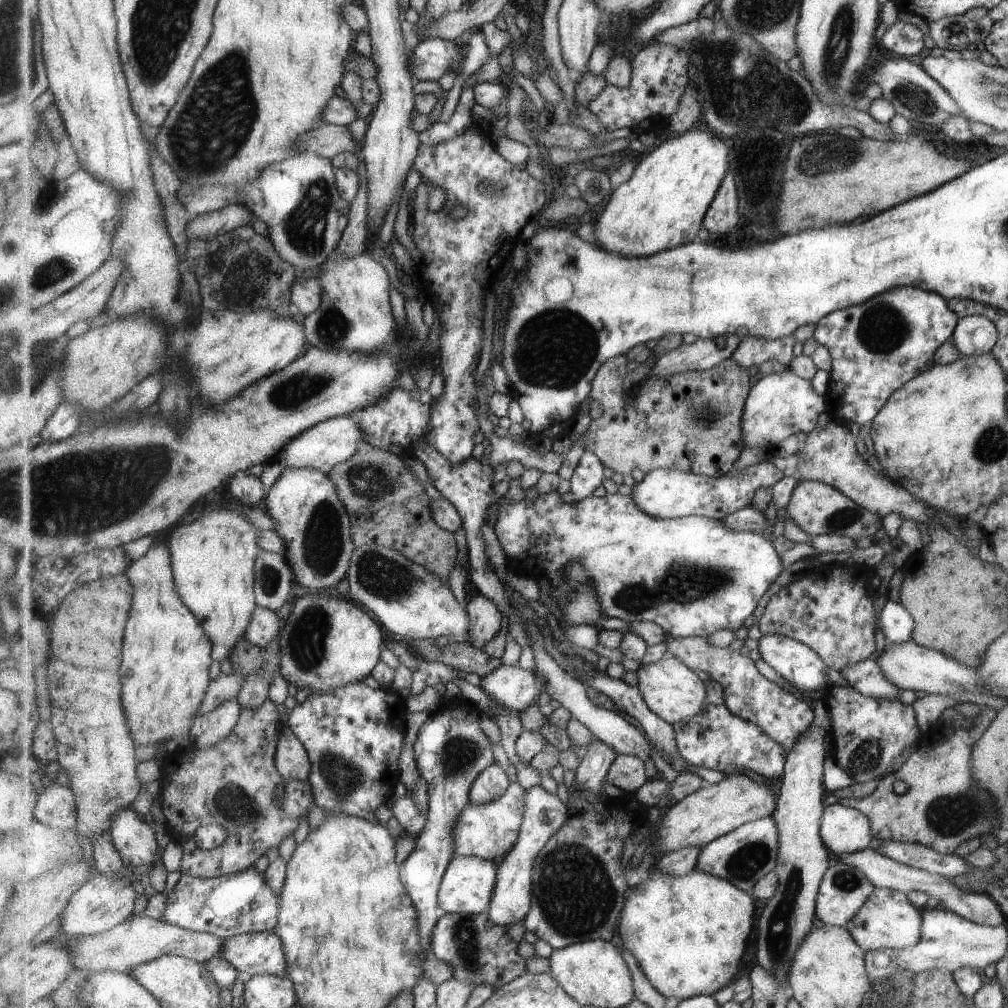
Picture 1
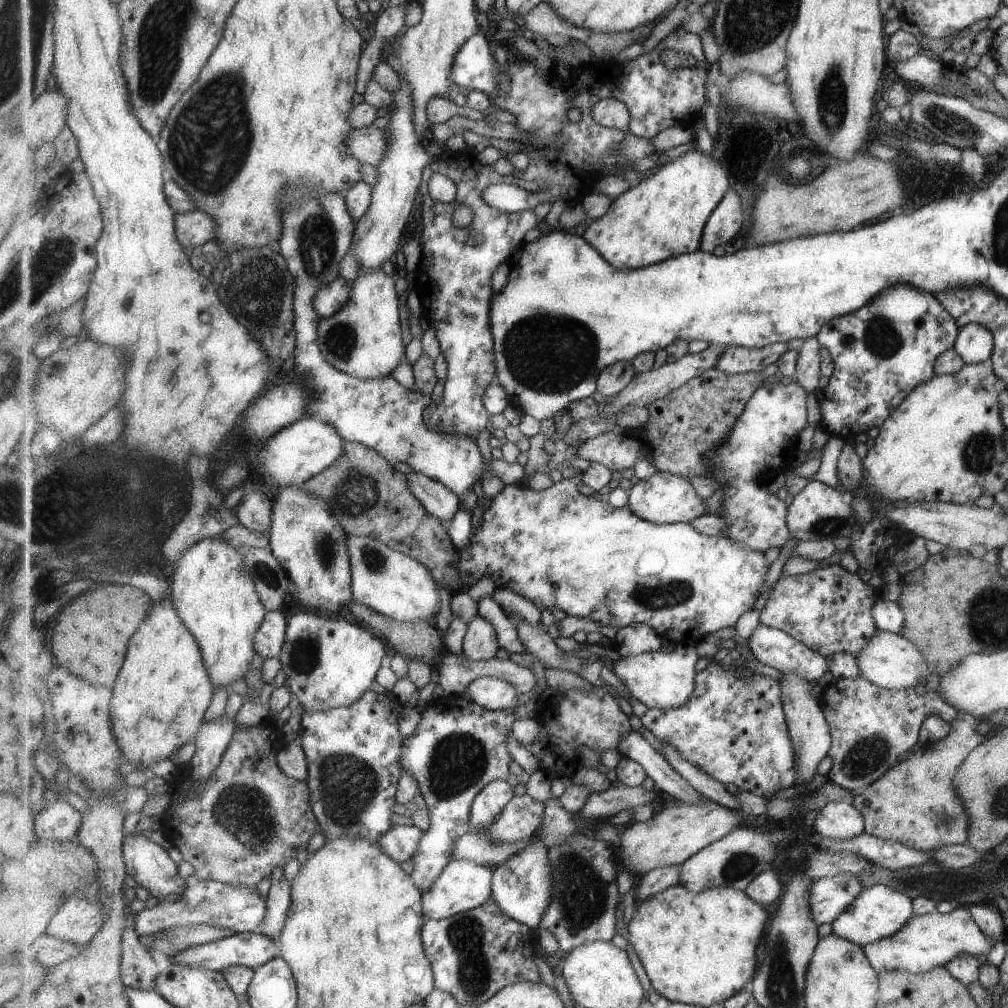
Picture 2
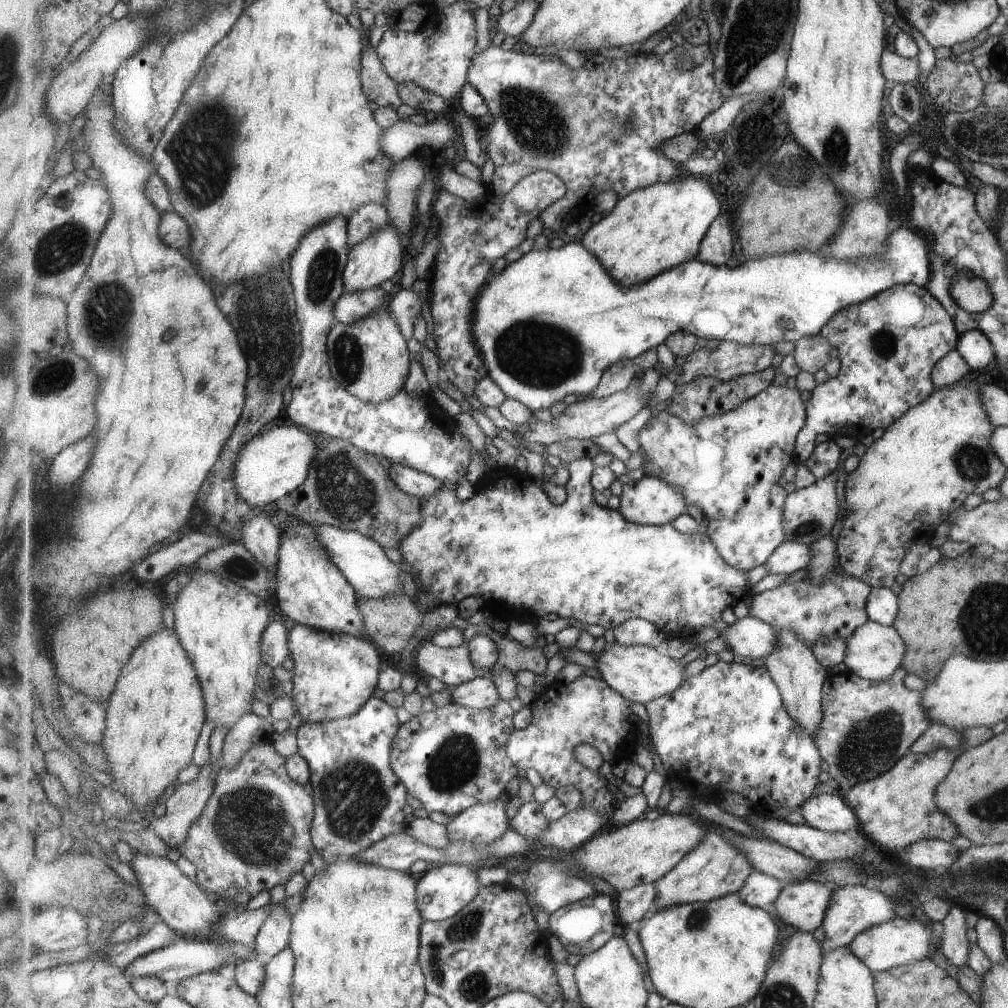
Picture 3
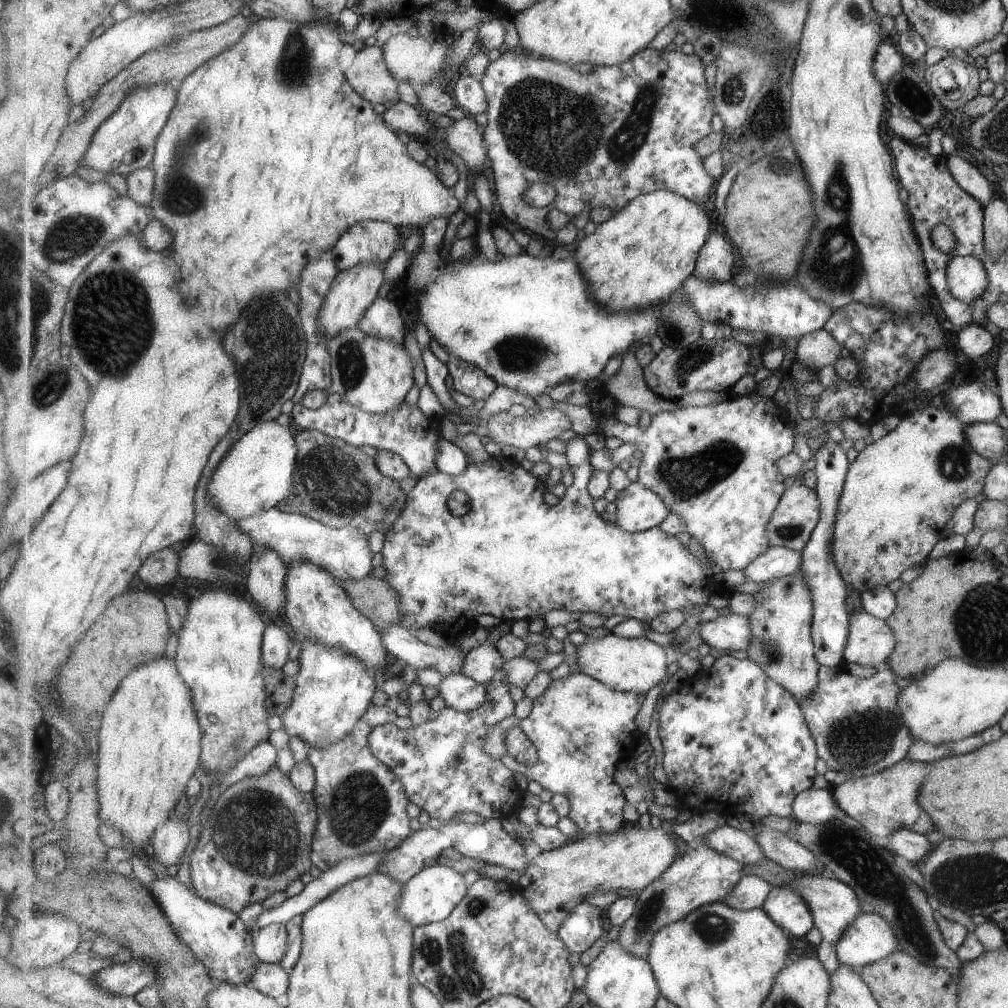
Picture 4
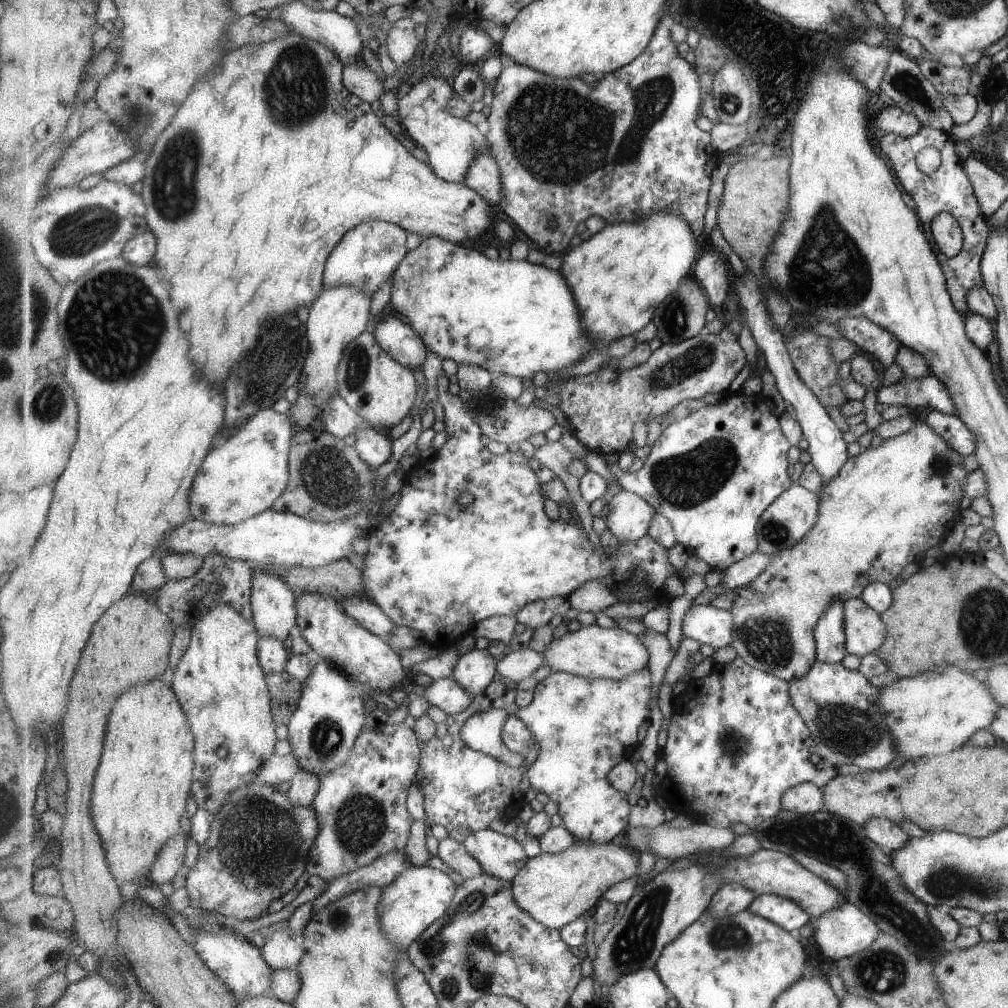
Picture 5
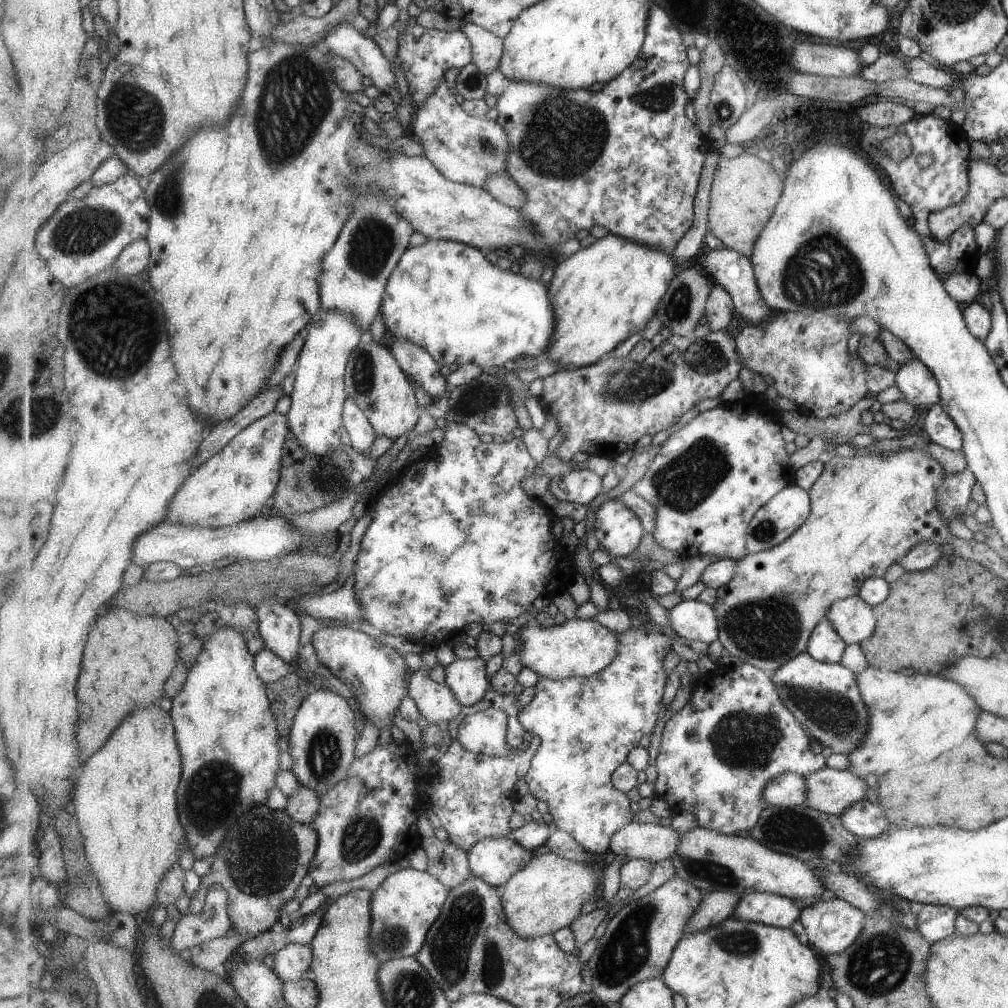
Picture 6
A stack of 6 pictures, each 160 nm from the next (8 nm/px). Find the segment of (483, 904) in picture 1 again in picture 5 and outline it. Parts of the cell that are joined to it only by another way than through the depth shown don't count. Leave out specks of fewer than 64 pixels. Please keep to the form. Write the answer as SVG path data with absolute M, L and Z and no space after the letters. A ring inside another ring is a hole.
M428 866L411 868L397 876L393 884L385 887L380 904L381 924L389 940L397 946L397 951L408 950L421 934L428 930L433 922L448 913L452 906L458 886L449 874Z

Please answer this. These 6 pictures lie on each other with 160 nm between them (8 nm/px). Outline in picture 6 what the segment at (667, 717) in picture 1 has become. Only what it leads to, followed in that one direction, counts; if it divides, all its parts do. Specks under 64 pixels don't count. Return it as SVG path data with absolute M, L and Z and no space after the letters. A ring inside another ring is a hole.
M535 618L529 624L519 626L513 637L518 640L515 653L521 656L525 667L534 671L537 676L551 679L570 677L589 678L603 672L617 660L621 640L619 634L606 628L593 618L589 620L568 620L562 626L543 627Z

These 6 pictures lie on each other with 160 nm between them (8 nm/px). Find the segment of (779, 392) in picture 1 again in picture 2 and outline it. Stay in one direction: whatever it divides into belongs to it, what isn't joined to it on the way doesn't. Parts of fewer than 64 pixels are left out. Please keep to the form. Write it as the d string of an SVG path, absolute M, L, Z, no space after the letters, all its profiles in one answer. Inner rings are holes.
M798 381L789 384L772 383L763 385L753 395L751 401L745 407L740 420L736 422L734 429L727 438L727 442L719 445L712 454L712 474L710 477L717 482L718 488L727 488L718 514L728 524L726 534L736 543L740 543L749 549L758 551L769 550L773 546L783 548L792 538L792 531L788 525L789 500L784 493L770 494L767 484L775 475L786 474L791 470L791 461L795 460L796 446L799 442L799 434L807 428L807 389Z

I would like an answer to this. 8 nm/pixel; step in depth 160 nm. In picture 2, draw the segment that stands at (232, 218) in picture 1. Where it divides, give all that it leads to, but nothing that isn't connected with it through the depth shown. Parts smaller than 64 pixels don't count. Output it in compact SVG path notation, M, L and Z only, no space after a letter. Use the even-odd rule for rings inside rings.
M197 209L176 215L176 233L183 246L199 246L215 236L215 219Z

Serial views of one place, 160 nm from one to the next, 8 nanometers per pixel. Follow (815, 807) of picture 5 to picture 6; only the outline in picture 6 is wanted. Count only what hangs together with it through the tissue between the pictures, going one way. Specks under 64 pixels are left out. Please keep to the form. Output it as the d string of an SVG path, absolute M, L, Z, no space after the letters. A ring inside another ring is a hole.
M781 774L781 778L769 782L765 788L765 804L767 807L803 806L809 798L807 780L799 774Z

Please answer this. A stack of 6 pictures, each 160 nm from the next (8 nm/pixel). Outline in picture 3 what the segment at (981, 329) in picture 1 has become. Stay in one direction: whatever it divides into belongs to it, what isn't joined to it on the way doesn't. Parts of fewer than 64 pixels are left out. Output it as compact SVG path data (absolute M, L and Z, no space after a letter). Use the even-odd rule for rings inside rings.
M967 329L961 332L955 349L966 365L975 370L987 366L995 356L995 351L988 337L977 329Z

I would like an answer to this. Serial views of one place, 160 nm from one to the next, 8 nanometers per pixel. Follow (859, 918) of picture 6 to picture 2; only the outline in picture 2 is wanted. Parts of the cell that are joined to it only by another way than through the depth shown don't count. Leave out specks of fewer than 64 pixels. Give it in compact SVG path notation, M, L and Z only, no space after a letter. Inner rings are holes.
M954 908L949 912L933 910L924 915L912 915L907 925L899 932L863 945L861 950L877 974L892 970L917 974L926 973L937 965L944 966L947 961L963 953L976 957L986 954L993 943L983 936L970 911Z

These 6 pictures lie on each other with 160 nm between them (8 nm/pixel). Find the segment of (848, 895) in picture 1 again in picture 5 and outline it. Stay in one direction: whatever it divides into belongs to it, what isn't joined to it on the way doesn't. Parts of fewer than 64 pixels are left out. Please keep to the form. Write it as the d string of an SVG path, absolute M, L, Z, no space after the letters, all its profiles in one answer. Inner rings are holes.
M770 893L757 895L747 910L794 933L812 921L812 917L797 902Z

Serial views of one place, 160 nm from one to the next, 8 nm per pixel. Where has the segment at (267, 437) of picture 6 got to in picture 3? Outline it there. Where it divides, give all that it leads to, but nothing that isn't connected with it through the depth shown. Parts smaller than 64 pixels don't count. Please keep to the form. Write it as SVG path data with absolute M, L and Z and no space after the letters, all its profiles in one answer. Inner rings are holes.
M297 423L291 426L278 426L267 428L256 434L240 452L234 480L236 489L253 508L274 506L286 494L292 493L301 486L308 477L310 466L318 449L317 438L305 427Z

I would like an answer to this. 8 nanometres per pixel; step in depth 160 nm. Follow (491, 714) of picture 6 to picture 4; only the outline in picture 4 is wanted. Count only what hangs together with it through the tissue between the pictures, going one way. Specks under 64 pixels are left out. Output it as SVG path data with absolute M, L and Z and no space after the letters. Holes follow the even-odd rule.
M572 669L568 675L552 681L545 692L534 699L534 709L527 718L520 719L513 714L492 726L484 740L484 751L493 758L501 759L513 772L525 774L529 780L535 780L543 789L553 794L563 794L569 800L568 817L588 835L615 834L626 826L623 808L627 804L623 796L623 787L615 782L617 765L634 757L636 748L642 740L642 734L635 724L635 716L639 714L647 693L625 692L615 690L604 682ZM519 725L526 735L537 745L539 758L536 765L528 767L520 764L509 753L505 744L506 732Z

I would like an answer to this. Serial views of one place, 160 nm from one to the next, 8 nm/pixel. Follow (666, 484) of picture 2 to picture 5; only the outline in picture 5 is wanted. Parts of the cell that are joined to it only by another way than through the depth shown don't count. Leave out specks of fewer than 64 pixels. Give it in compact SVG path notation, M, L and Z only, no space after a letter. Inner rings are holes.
M626 489L607 504L608 515L605 518L606 526L613 537L621 542L632 542L644 538L655 518L655 508L643 496L634 494Z

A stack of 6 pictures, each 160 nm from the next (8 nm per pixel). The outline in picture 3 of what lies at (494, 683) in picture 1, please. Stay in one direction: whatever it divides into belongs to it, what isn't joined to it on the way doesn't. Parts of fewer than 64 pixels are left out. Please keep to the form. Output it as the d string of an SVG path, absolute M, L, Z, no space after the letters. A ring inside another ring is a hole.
M489 676L477 677L456 686L451 696L453 702L479 710L492 707L500 701L497 686Z

